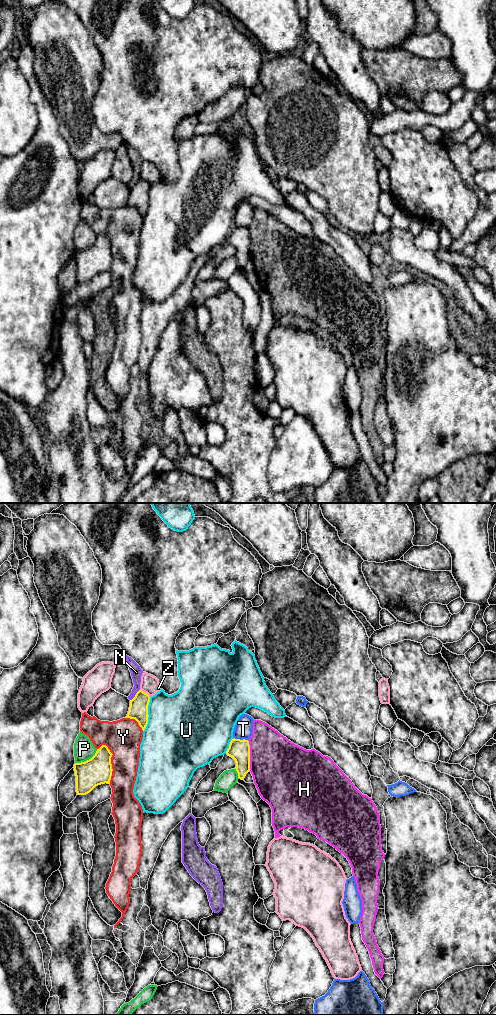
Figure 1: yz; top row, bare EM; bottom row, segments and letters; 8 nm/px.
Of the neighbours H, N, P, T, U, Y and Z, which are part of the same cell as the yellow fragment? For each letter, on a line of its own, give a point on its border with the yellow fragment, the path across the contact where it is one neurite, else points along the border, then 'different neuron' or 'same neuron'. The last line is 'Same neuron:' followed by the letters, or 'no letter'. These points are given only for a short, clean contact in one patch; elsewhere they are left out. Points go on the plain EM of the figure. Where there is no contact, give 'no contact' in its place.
H: meets yellow in yz at (249, 243); border along yz (247, 228), (250, 258); different neuron
N: meets yellow in yz at (135, 183); border along yz (139, 177), (130, 188); different neuron
P: meets yellow in yz at (87, 248); different neuron
T: meets yellow in yz at (239, 227); different neuron
U: meets yellow in yz at (147, 202); different neuron
Y: meets yellow in yz at (110, 251); different neuron
Z: meets yellow in yz at (144, 180); different neuron
Same neuron: no letter

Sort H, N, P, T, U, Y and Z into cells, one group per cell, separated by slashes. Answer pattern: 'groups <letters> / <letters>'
groups H / N / P / T / U / Y / Z

